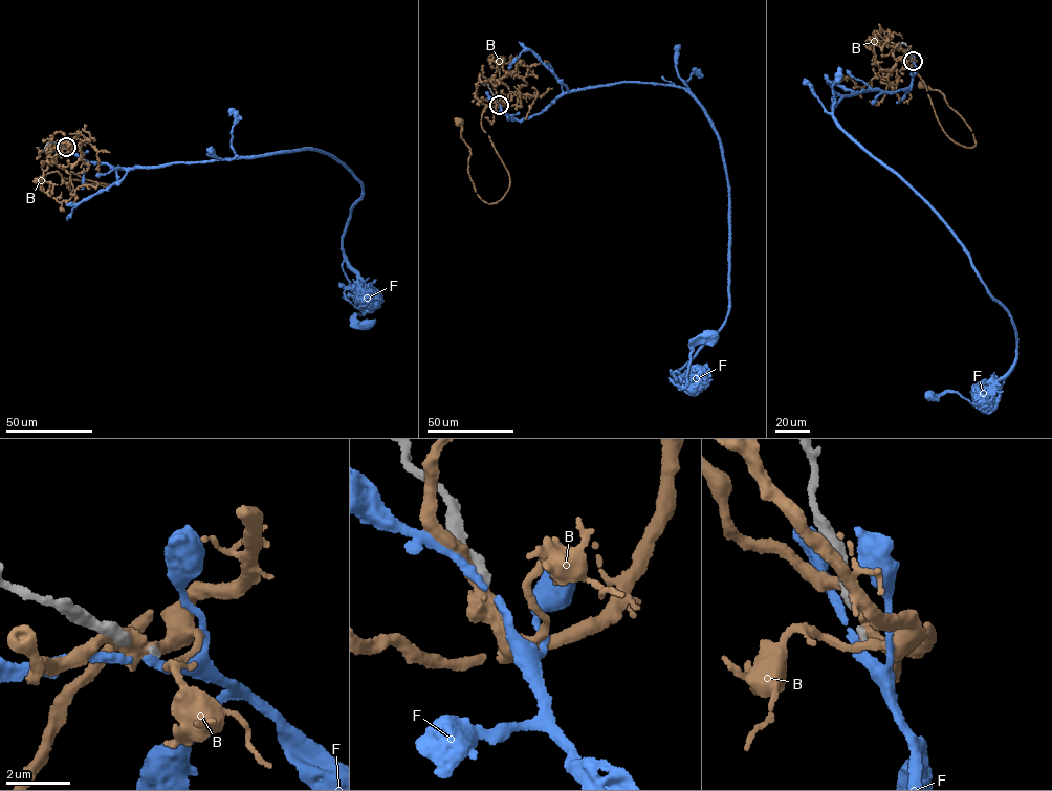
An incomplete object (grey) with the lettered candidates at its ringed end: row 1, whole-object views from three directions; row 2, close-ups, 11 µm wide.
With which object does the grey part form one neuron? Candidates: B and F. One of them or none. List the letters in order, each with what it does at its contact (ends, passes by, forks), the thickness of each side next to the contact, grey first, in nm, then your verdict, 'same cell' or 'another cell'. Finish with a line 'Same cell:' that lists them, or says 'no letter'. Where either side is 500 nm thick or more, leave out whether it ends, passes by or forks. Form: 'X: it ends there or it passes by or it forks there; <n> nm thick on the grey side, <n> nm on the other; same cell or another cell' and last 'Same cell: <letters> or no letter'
B: it passes by; 140 nm thick on the grey side, 440 nm on the other; another cell
F: it passes by; 140 nm thick on the grey side, 240 nm on the other; another cell
Same cell: no letter

